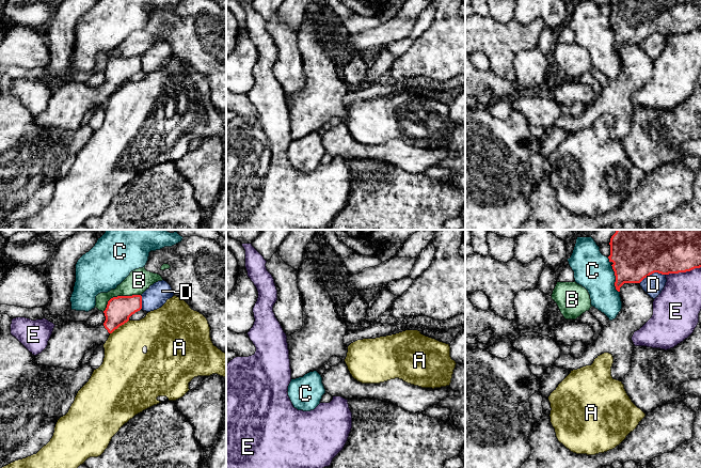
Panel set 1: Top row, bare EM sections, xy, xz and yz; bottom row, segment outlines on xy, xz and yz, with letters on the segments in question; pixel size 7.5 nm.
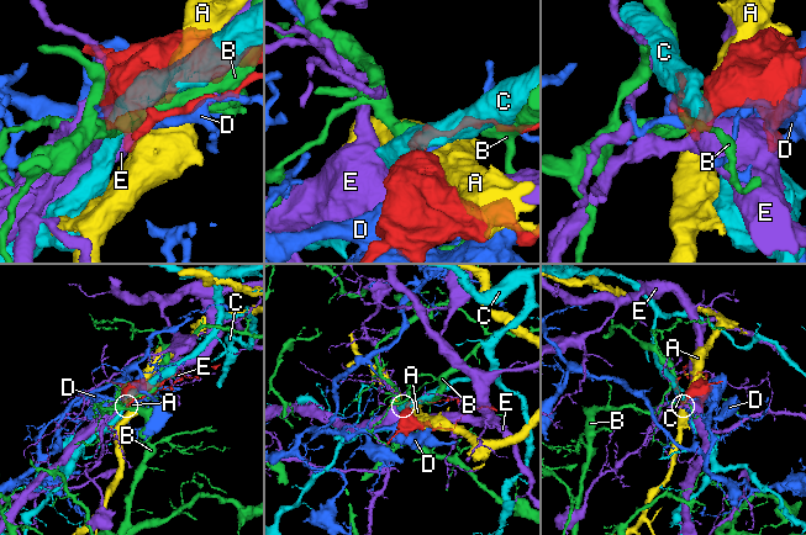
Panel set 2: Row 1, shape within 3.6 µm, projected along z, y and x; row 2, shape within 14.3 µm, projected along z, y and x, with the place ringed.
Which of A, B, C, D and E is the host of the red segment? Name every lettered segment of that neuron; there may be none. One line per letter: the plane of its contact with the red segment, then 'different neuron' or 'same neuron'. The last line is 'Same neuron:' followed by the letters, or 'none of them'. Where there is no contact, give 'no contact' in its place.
A: xy | different neuron
B: xy | different neuron
C: yz | different neuron
D: yz | different neuron
E: yz | different neuron
Same neuron: none of them

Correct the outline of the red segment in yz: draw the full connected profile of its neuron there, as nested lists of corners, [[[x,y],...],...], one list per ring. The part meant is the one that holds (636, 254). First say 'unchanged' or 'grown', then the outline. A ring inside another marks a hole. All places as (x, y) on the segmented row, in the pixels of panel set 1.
unchanged | [[[617,230],[609,245],[618,292],[624,283],[640,283],[654,272],[679,274],[701,267],[701,230]]]

